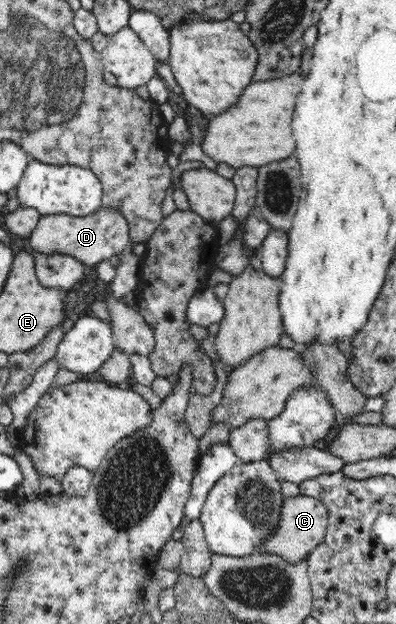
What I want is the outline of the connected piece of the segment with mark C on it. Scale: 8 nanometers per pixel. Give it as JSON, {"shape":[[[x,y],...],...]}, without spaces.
{"shape":[[[298,494],[295,497],[285,498],[281,509],[281,520],[271,538],[268,538],[260,547],[260,552],[281,555],[286,561],[296,563],[308,558],[309,553],[324,539],[328,523],[328,510],[323,501],[316,497]]]}

